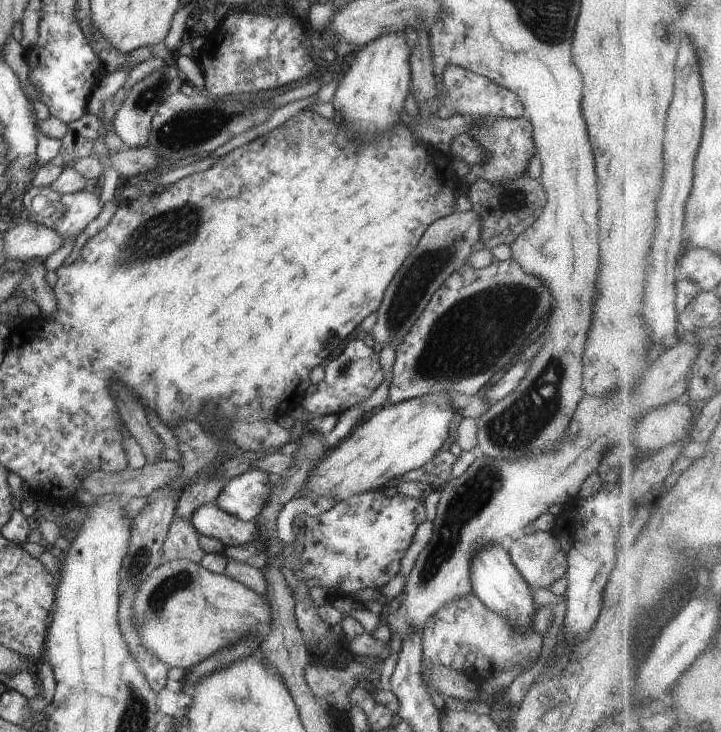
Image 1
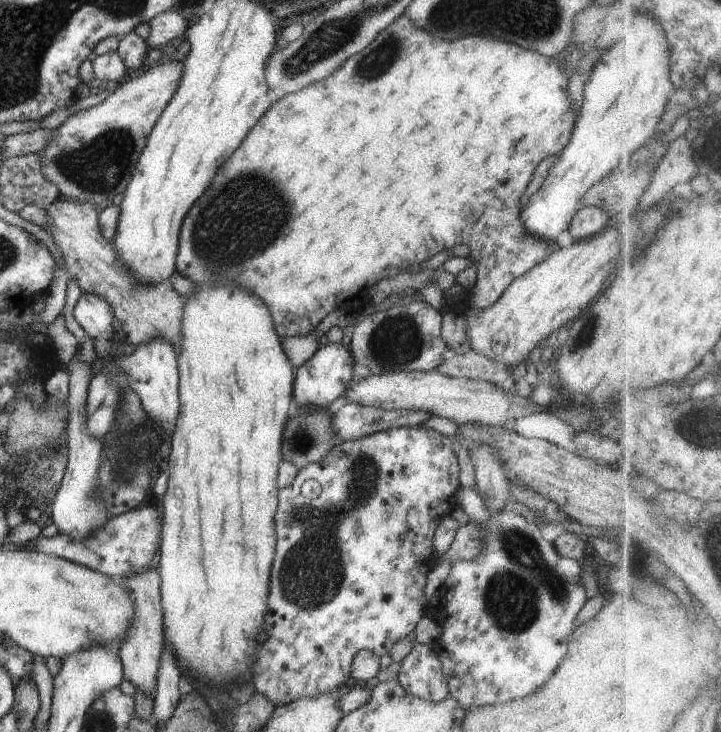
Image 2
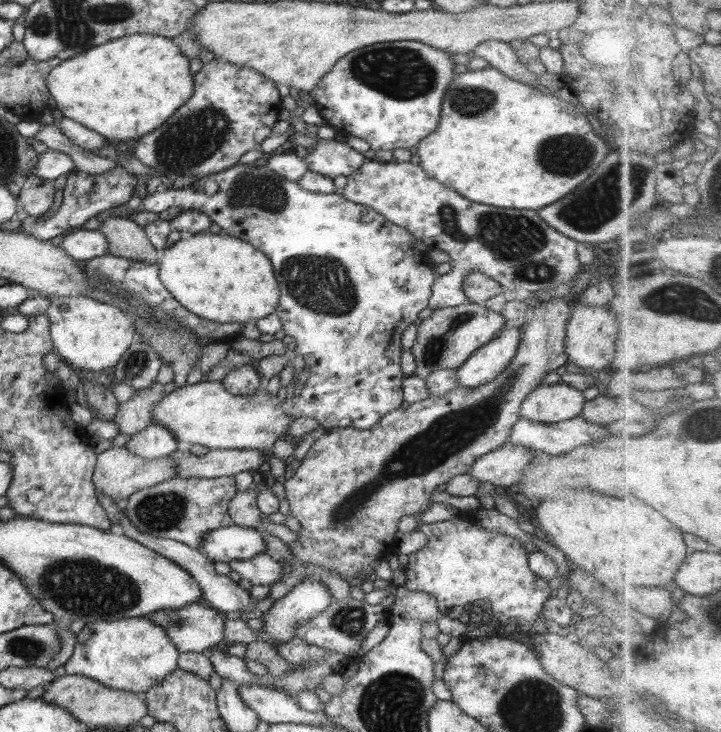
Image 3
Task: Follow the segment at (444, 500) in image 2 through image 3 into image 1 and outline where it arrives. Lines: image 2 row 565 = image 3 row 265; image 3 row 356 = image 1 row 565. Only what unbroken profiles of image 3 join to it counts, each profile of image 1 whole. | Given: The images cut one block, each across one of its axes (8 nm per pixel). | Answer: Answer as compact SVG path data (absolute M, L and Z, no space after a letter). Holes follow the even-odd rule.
M368 491L336 503L315 517L305 516L302 570L316 578L324 590L338 590L354 597L365 588L379 590L400 571L400 562L412 542L418 525L426 520L424 502L398 493L388 497L382 491Z

